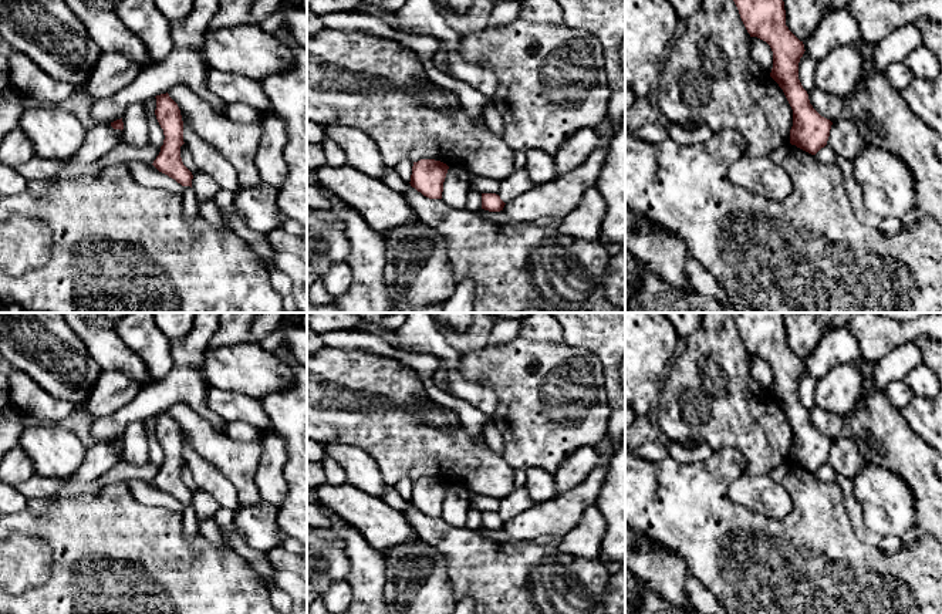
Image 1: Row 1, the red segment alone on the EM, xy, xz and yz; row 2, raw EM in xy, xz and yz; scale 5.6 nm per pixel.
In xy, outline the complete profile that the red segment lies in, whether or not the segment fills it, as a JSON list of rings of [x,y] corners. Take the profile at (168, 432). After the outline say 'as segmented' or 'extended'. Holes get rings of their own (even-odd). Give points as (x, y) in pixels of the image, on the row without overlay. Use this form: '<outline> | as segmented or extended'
[[[169,412],[156,414],[156,438],[163,448],[163,463],[153,479],[153,485],[175,497],[182,505],[192,506],[192,490],[183,483],[180,476],[180,465],[183,460],[183,439],[178,422]]] | as segmented

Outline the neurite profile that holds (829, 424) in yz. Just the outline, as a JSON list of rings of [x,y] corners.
[[[814,406],[807,411],[813,426],[824,436],[834,441],[841,435],[845,418],[823,408]]]

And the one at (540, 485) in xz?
[[[531,468],[526,472],[526,489],[534,505],[557,496],[554,475],[540,468]]]

